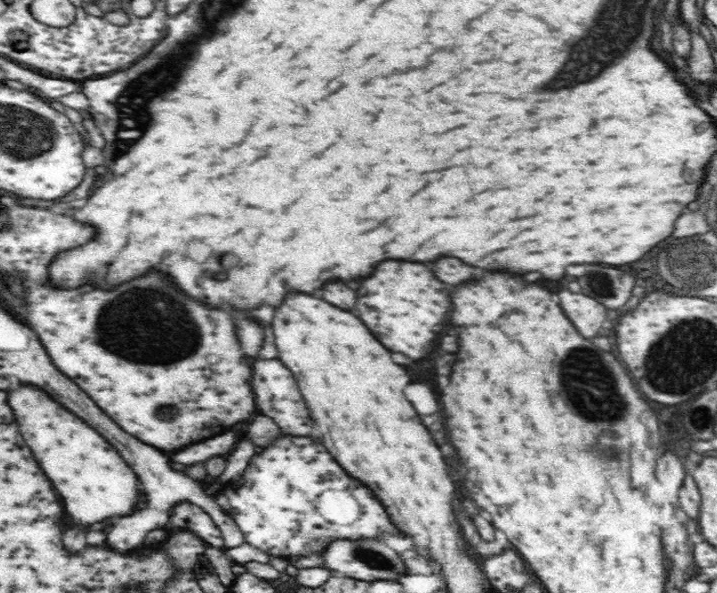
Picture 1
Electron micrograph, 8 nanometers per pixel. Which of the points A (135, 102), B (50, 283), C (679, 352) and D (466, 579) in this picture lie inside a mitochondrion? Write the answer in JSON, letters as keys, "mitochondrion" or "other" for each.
{"A":"mitochondrion","B":"other","C":"mitochondrion","D":"other"}

